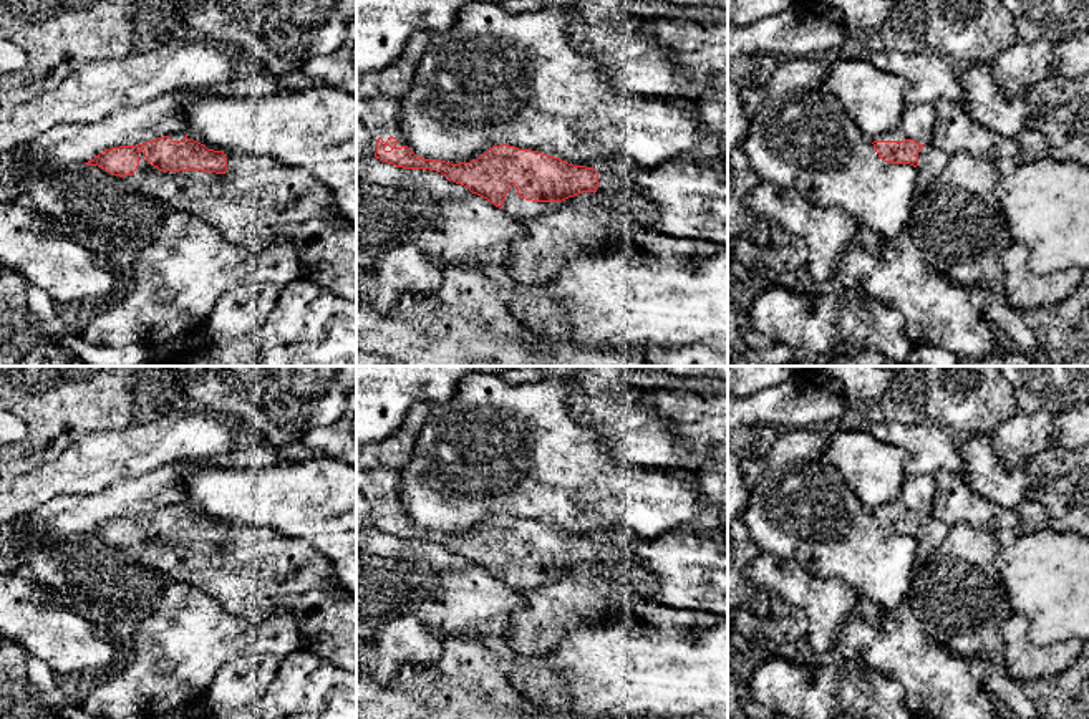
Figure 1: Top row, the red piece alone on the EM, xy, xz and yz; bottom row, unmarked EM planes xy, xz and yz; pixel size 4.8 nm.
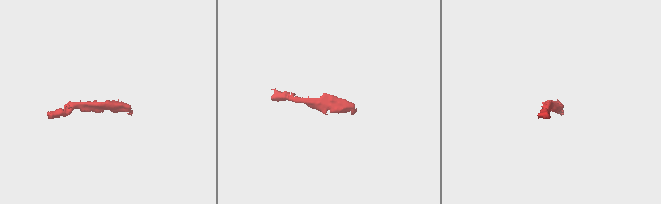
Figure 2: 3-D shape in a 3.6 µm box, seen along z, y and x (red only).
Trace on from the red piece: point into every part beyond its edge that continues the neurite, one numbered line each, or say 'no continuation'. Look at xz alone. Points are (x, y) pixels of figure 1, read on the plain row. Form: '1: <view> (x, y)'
1: xz (380, 487)
2: xz (513, 575)

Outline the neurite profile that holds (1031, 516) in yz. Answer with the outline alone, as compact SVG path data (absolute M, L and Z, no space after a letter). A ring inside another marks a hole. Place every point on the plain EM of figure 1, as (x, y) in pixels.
M1023 500L1016 509L1023 533L1033 533L1048 528L1048 515L1041 504Z

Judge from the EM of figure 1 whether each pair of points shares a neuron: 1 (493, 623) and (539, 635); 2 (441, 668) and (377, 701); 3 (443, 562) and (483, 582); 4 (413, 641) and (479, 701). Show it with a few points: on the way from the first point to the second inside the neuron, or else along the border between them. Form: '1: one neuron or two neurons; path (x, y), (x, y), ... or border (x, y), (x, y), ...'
1: two neurons; border (519, 590), (522, 603), (501, 635)
2: one neuron; path (425, 685), (408, 701), (393, 701)
3: two neurons; border (418, 560), (440, 569), (463, 570), (471, 565)
4: two neurons; border (441, 636), (435, 661), (405, 666), (398, 675)

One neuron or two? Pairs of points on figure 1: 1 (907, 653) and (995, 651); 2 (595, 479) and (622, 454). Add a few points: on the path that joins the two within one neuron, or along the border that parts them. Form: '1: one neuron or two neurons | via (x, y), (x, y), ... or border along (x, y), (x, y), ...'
1: two neurons | border along (924, 625), (929, 635), (953, 651), (990, 661)
2: two neurons | border along (592, 429), (610, 454), (625, 463)

